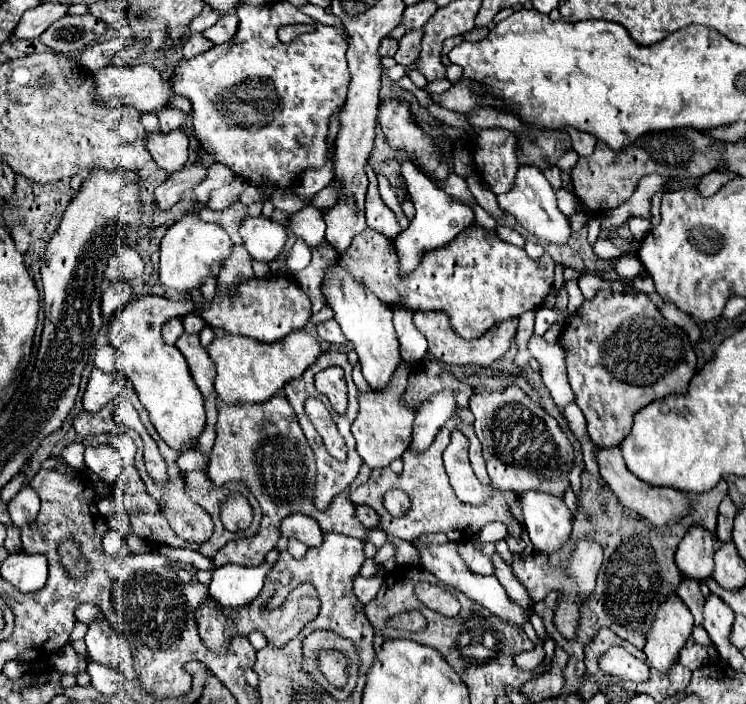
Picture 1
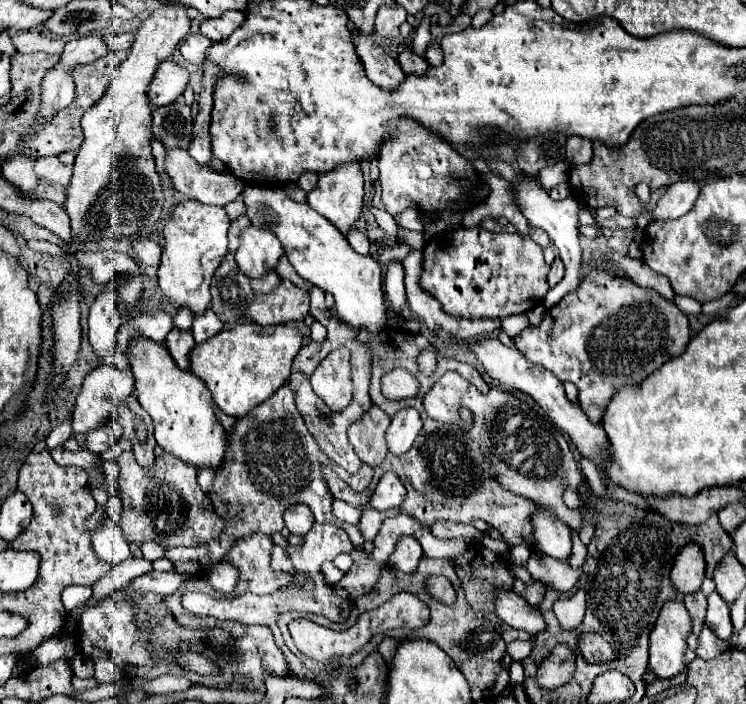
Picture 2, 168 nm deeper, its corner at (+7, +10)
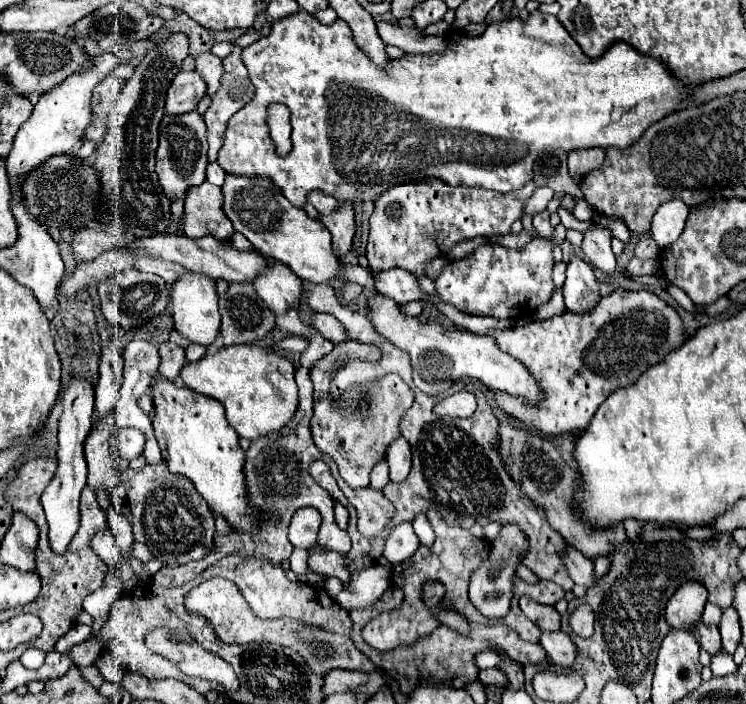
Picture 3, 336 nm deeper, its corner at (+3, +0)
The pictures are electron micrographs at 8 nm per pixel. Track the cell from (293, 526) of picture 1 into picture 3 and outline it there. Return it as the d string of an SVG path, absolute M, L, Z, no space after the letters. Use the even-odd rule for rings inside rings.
M312 506L300 508L290 522L288 538L294 548L310 550L312 546L316 546L318 528L320 528L320 512L316 512L316 508Z

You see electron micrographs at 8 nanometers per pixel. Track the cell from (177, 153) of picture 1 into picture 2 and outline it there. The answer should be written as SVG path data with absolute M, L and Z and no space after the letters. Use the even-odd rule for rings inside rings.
M182 148L166 150L164 164L174 188L204 204L226 206L244 190L244 182L240 178L214 172L208 164L196 164Z

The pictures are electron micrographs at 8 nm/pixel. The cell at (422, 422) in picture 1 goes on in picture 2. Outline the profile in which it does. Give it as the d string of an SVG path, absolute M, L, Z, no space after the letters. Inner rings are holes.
M404 408L392 416L392 424L386 430L386 440L388 440L388 450L392 454L404 454L412 448L412 442L422 430L422 420L420 414L412 408Z

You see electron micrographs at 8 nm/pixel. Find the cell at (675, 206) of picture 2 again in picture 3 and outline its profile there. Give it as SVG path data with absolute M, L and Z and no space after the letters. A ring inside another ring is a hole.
M682 200L664 202L656 210L656 214L652 218L652 226L650 226L650 236L656 240L660 250L668 248L670 244L674 244L678 240L678 236L684 230L688 212L690 210Z

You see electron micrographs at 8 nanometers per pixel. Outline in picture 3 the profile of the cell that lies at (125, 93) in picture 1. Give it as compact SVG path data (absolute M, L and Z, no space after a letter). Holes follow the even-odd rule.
M178 72L172 80L166 96L166 112L168 114L184 114L196 110L198 102L206 94L206 84L202 76L194 72Z

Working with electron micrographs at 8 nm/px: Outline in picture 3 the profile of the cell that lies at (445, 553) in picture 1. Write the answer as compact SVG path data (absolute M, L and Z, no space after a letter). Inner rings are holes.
M542 632L540 644L548 652L550 662L564 666L564 668L572 668L572 664L576 660L576 644L572 642L572 638L568 634L564 634L564 632Z

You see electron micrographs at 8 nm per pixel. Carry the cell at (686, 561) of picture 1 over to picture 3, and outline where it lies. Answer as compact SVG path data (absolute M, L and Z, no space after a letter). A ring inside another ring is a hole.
M698 582L682 584L666 604L666 622L676 630L690 630L706 606L706 588Z

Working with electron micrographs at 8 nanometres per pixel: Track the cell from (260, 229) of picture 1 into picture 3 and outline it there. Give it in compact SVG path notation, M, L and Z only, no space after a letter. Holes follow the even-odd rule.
M274 260L272 264L274 266L270 266L268 272L258 276L252 286L274 314L284 314L288 312L288 308L294 308L294 304L300 302L302 282L288 266L278 264Z

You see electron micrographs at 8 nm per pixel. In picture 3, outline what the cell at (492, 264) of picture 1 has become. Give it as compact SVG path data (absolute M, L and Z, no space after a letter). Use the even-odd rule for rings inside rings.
M534 238L522 250L508 250L500 244L484 244L462 260L452 260L436 278L440 300L464 314L516 318L546 304L552 296L552 240Z

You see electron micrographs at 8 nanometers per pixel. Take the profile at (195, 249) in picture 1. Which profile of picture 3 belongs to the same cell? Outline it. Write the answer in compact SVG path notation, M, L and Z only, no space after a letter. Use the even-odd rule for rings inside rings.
M186 272L172 290L172 316L174 316L174 328L180 336L184 336L190 344L200 344L208 348L220 330L220 312L218 312L218 294L216 294L216 282L194 272Z

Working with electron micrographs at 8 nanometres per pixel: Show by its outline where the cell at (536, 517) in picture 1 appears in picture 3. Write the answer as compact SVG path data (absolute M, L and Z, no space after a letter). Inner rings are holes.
M568 548L564 552L564 564L570 572L570 578L576 582L576 584L582 584L586 588L594 586L596 582L596 576L594 576L594 564L590 558L582 556L576 548Z

